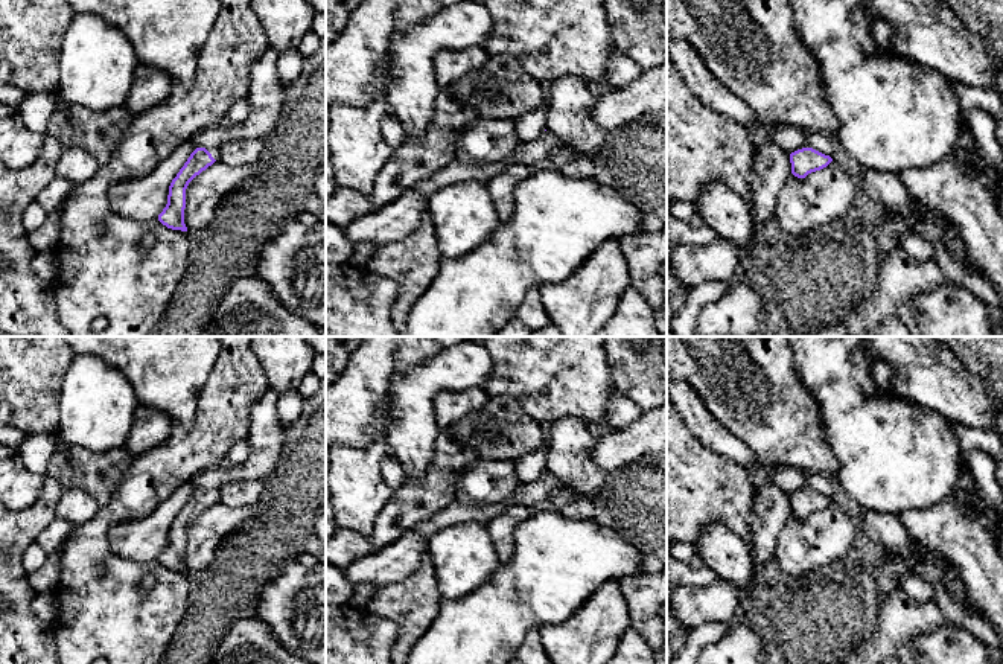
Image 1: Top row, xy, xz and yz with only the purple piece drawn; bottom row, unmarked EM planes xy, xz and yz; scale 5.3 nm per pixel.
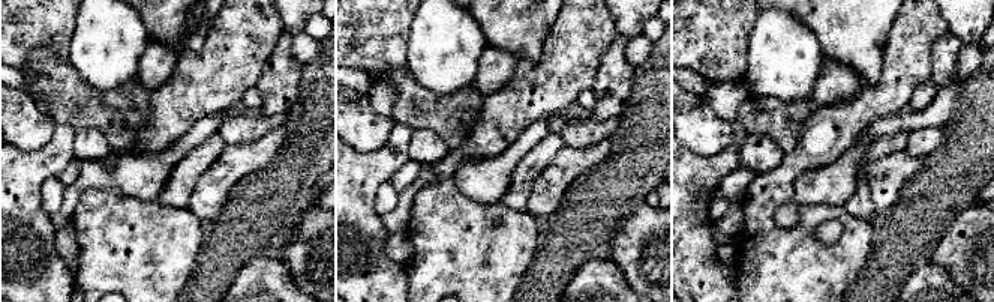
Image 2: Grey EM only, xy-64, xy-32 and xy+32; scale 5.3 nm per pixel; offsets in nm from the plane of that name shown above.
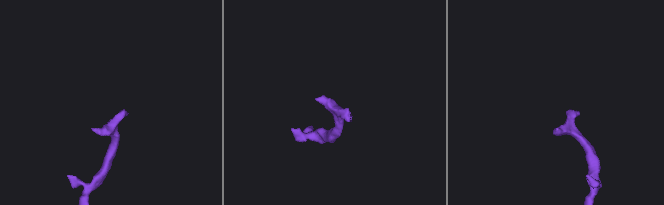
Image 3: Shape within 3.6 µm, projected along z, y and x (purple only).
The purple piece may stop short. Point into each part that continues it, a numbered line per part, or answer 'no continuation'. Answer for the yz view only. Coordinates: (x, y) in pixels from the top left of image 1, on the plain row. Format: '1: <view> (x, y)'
no continuation

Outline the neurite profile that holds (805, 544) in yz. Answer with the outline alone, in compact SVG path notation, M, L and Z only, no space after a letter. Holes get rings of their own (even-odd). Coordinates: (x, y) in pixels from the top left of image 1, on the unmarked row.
M831 503L805 519L790 516L778 535L775 560L784 574L796 576L842 557L857 536L855 518Z

